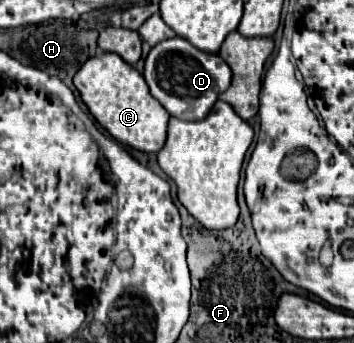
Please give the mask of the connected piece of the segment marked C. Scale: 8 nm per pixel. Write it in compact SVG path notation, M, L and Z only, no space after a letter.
M114 53L90 57L74 75L74 87L78 89L84 105L92 117L120 143L138 151L160 151L166 141L168 111L150 95L142 75L122 61Z

